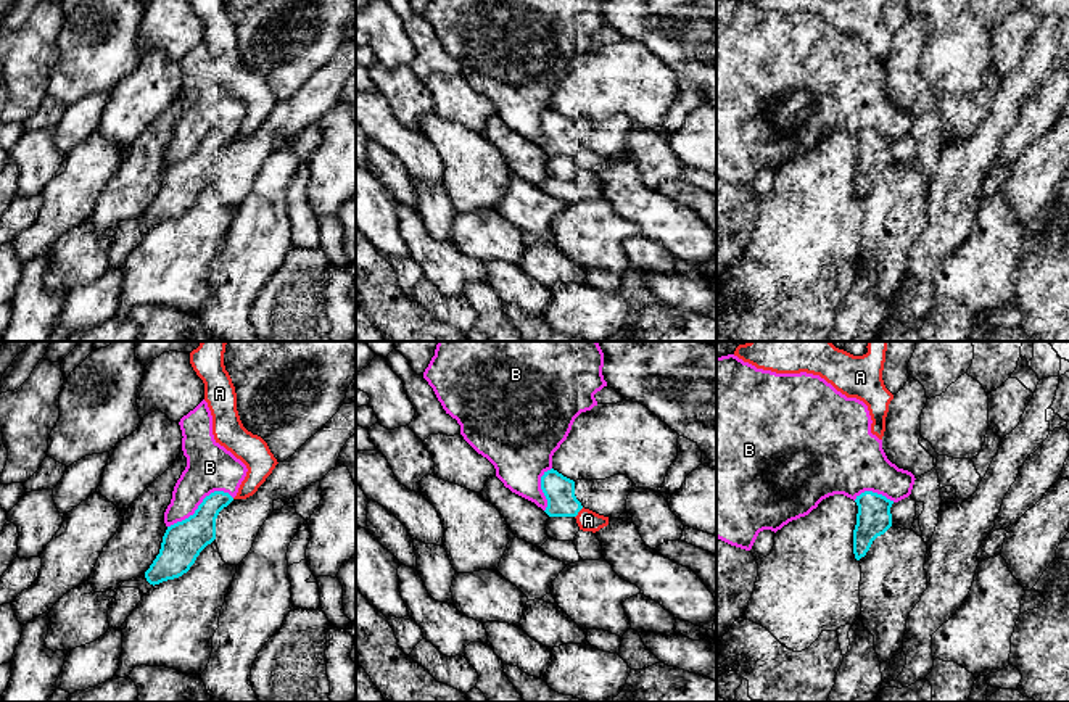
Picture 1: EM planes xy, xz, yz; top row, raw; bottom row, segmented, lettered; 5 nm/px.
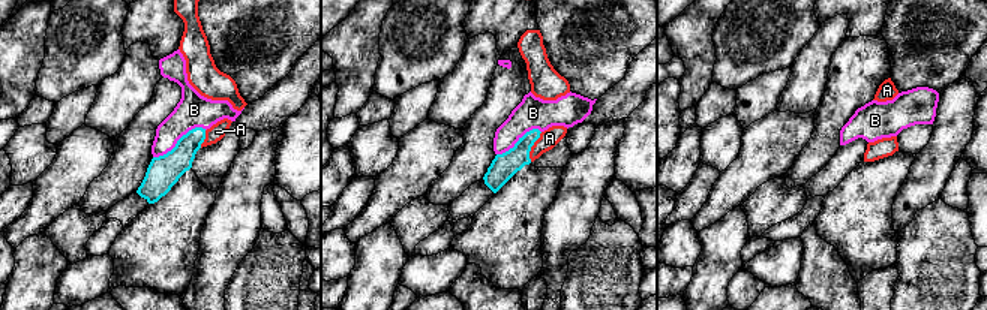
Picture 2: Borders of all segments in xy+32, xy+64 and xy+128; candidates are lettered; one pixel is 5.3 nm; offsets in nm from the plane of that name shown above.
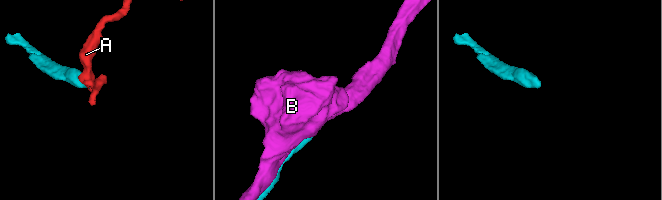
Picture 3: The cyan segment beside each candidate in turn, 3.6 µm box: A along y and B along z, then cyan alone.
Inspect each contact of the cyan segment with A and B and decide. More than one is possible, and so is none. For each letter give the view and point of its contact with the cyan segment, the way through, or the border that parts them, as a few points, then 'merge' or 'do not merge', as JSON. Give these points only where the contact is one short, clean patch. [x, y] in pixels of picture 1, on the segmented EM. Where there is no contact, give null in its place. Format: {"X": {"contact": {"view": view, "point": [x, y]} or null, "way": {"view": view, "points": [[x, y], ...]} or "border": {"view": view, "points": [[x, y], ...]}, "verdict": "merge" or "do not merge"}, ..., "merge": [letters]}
{"A": {"contact": {"view": "xz", "point": [578, 511]}, "verdict": "do not merge"}, "B": {"contact": {"view": "xy", "point": [200, 504]}, "verdict": "do not merge"}, "merge": []}

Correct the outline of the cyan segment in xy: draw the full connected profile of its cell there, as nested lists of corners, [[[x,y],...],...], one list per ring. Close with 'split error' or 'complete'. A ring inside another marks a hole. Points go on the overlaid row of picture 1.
[[[356,403],[343,404],[340,411],[296,452],[279,462],[258,491],[246,499],[233,499],[229,493],[214,491],[203,499],[193,515],[167,526],[159,554],[145,572],[150,584],[159,584],[182,576],[195,564],[200,552],[211,544],[217,544],[219,554],[227,565],[238,565],[251,551],[253,543],[267,517],[274,512],[274,502],[288,502],[311,483],[320,481],[336,467],[340,452],[346,441],[356,433]]]; split error

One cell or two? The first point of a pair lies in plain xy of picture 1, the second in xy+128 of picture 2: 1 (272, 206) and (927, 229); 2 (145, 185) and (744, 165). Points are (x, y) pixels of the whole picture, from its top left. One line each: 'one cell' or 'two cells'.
1: two cells
2: two cells

